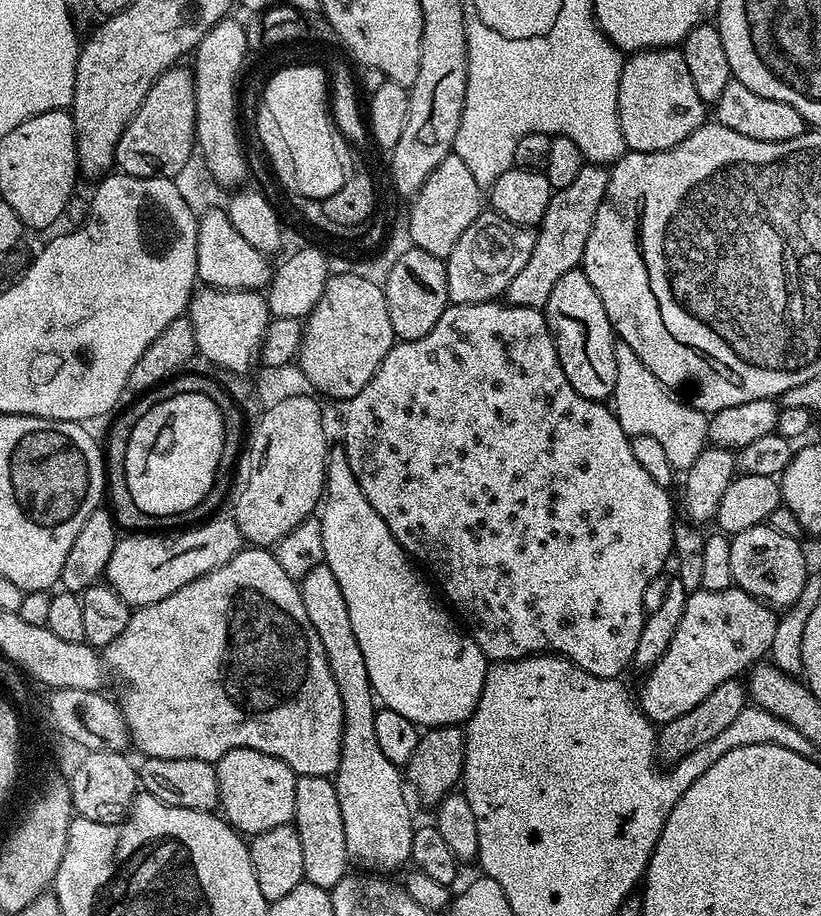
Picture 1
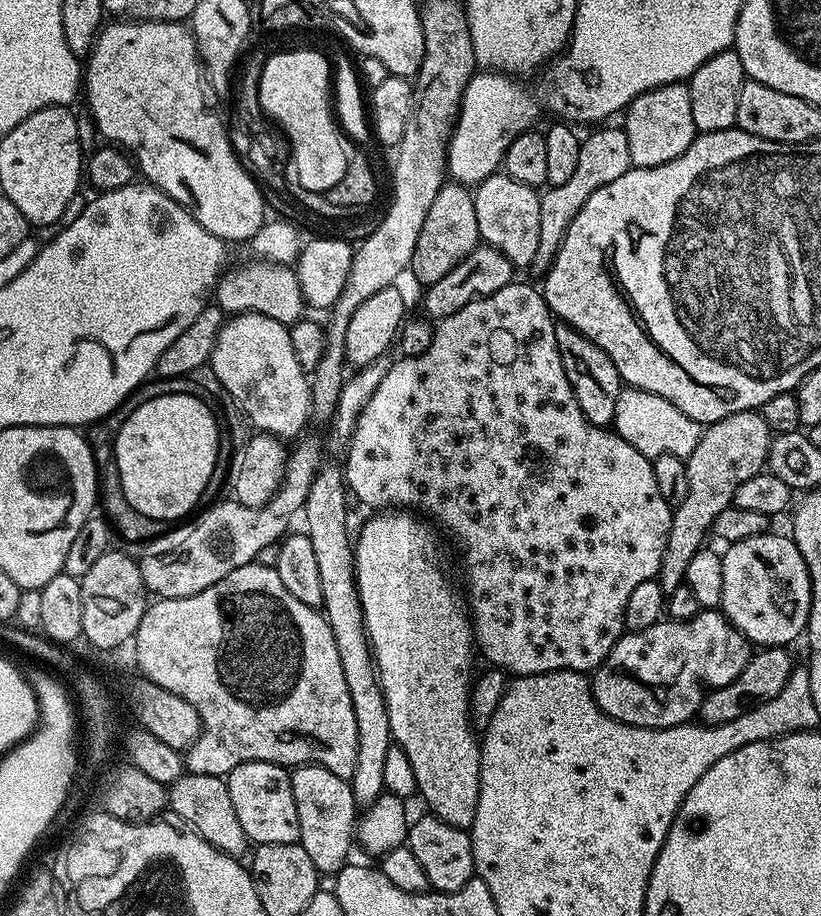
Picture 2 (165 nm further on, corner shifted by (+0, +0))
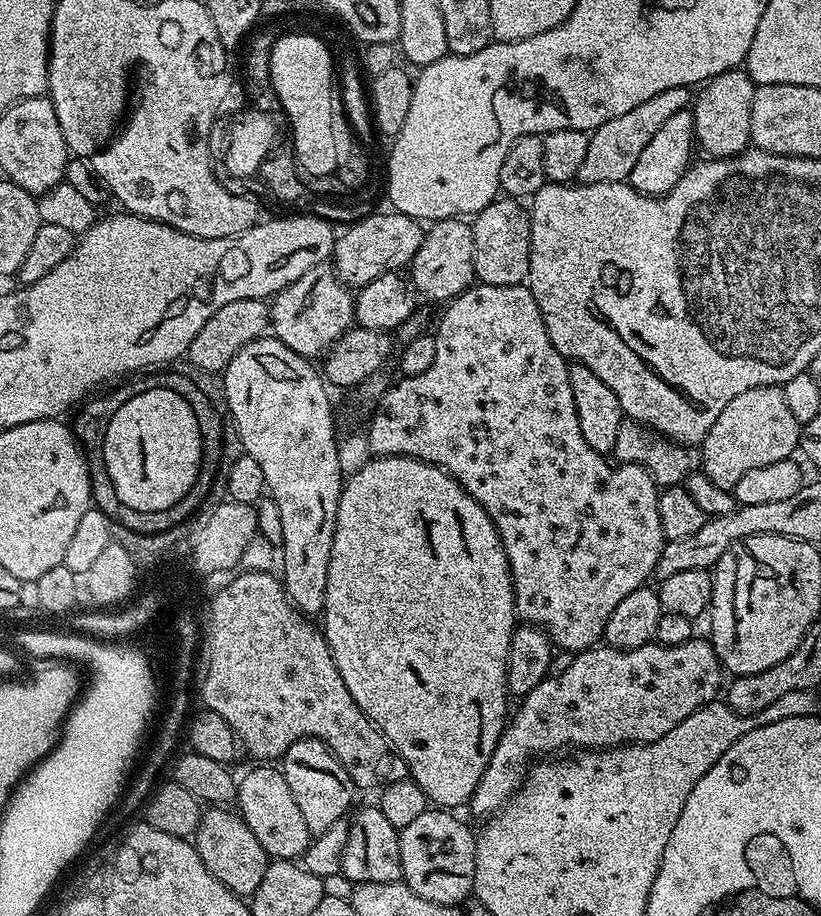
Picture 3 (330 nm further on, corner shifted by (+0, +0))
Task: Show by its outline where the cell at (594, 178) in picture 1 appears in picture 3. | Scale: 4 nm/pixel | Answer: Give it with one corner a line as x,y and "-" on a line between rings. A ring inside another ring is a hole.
671,88
662,94
654,94
647,102
634,106
627,114
619,118
610,118
610,122
602,122
602,126
593,128
586,146
586,159
578,169
576,180
582,184
598,186
602,182
627,181
630,170
634,170
642,150
650,143
650,138
658,134
662,122
670,118
670,114
685,111
693,103
694,92
692,88

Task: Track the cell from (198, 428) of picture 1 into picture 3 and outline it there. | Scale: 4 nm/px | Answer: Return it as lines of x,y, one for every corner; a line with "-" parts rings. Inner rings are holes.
155,388
146,390
118,406
114,410
114,418
110,418
110,426
106,426
104,435
104,461
110,474
110,482
114,482
114,490
118,498
130,510
157,512
176,507
182,498
194,486
200,473
200,465
205,459
202,438
198,430
198,418
194,418
194,410
190,410
190,402
186,402
183,392
175,388

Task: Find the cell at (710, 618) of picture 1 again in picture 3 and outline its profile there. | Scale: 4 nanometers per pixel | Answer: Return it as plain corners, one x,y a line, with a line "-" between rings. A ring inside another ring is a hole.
693,638
682,642
678,646
666,646
665,644
657,644
655,642
646,646
638,646
637,648
610,648
607,646
593,646
587,648
585,652
578,652
572,656
570,666
566,666
564,672
550,674
538,686
534,686
534,690
530,690
530,694
526,694
519,701
520,704
515,705
514,711
511,713
510,719
505,723
504,733
498,738
498,746
494,750
494,754
490,758
490,762
486,766
486,774
482,774
482,782
478,782
478,790
474,790
470,801
470,809
476,816
487,818
500,811
509,800
512,799
514,793
520,790
521,784
524,783
526,773
530,768
532,755
537,752
537,757
548,758
553,754
560,754
563,748
576,748
572,750
607,750
609,748
618,748
626,744
649,744
652,740
662,738
662,734
670,734
670,730
674,730
674,726
678,726
678,722
682,722
682,718
686,718
690,714
694,714
694,710
698,710
703,704
713,703
717,699
716,696
721,695
722,684
720,688
720,679
725,679
726,673
720,666
720,659
715,650
712,649
711,643
707,639
699,640

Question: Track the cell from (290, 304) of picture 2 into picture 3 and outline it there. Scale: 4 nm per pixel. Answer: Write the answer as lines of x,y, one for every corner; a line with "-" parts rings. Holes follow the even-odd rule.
328,262
306,270
306,274
302,274
302,278
298,278
298,282
287,284
270,300
270,328
276,339
281,340
286,346
290,346
290,350
294,350
294,354
309,358
323,357
329,348
335,347
338,340
353,327
355,315
356,305
349,285
340,279
335,267

